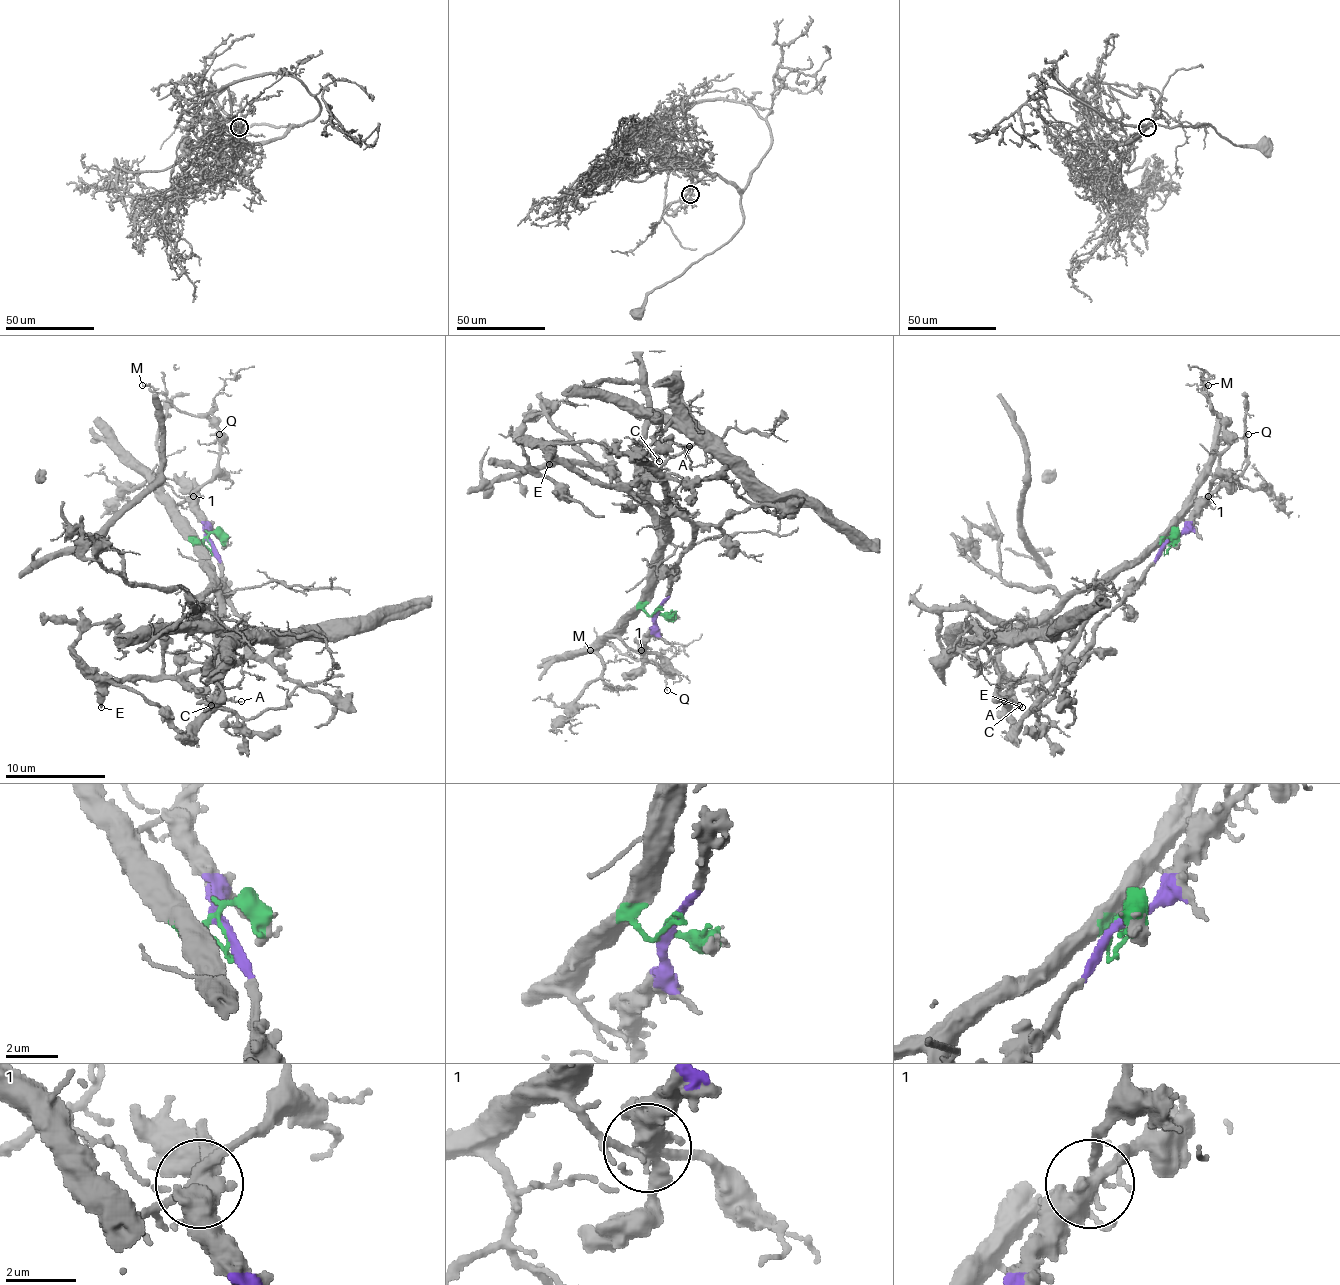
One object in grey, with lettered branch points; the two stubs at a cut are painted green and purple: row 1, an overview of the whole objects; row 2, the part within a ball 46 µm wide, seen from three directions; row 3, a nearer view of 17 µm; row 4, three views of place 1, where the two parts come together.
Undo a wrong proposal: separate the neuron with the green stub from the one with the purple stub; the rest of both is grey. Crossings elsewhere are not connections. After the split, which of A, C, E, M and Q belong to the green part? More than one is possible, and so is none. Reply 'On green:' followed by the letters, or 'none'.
On green: M, Q

